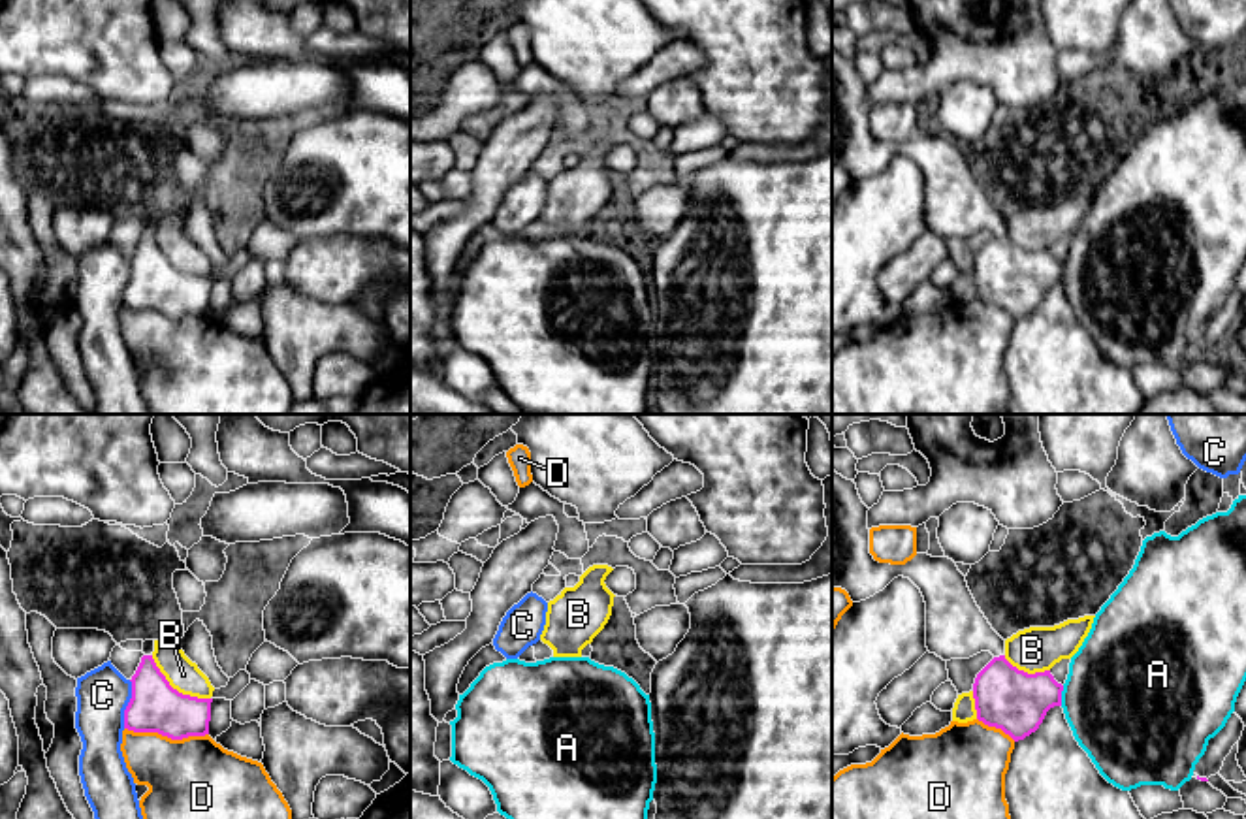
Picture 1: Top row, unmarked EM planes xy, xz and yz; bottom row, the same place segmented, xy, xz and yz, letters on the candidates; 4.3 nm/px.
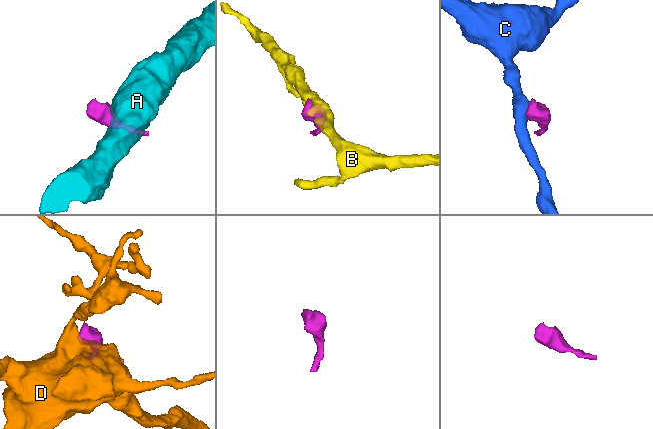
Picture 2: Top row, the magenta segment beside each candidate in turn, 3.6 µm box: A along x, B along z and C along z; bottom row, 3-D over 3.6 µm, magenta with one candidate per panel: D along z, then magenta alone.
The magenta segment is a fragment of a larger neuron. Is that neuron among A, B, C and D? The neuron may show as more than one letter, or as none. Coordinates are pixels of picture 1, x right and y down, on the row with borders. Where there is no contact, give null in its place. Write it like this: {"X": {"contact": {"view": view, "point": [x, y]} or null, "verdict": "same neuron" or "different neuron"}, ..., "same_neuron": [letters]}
{"A": {"contact": {"view": "yz", "point": [1060, 695]}, "verdict": "different neuron"}, "B": {"contact": {"view": "xy", "point": [175, 690]}, "verdict": "different neuron"}, "C": {"contact": {"view": "xy", "point": [128, 705]}, "verdict": "different neuron"}, "D": {"contact": {"view": "xy", "point": [166, 735]}, "verdict": "different neuron"}, "same_neuron": []}

